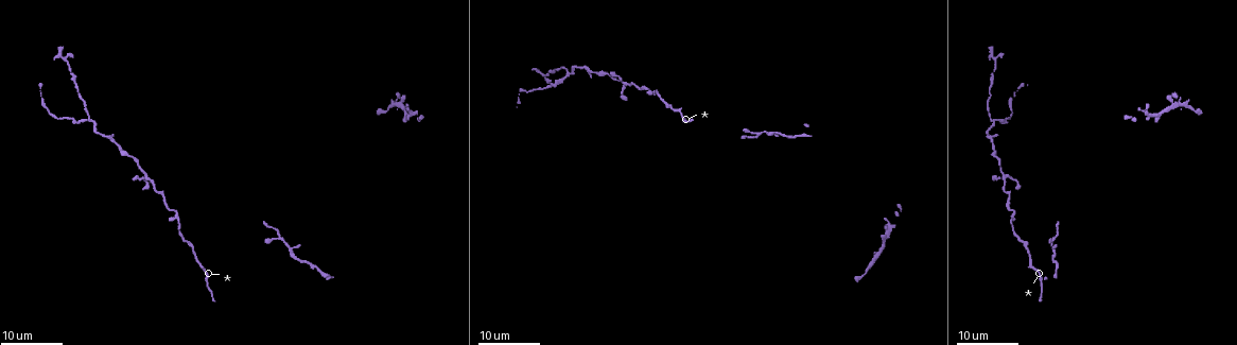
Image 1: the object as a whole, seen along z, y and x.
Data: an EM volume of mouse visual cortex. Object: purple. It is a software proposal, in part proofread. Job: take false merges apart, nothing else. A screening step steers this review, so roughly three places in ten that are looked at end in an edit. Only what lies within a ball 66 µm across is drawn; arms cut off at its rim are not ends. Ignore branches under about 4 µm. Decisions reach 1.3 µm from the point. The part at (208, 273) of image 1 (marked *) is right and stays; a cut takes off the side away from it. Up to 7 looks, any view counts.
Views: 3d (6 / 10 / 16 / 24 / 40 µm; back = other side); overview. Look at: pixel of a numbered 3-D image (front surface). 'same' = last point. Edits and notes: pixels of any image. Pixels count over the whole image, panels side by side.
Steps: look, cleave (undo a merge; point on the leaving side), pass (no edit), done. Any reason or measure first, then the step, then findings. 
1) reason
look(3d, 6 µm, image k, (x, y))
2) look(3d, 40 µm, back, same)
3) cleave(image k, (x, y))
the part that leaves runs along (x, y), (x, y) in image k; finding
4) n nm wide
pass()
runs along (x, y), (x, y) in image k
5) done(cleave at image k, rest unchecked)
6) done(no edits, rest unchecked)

looks like a crossing
look(3d, 24 µm, image 1, (1006, 174))

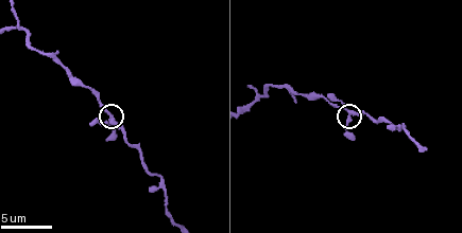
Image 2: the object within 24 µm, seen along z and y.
zoom in
look(3d, 10 µm, image 2, (348, 114))

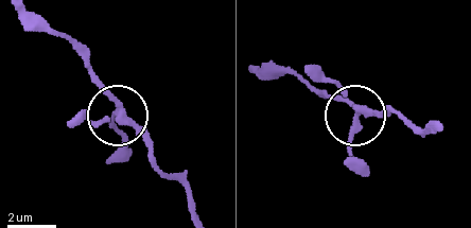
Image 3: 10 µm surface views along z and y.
4 arms
pass()
all the same neuron

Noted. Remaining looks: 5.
thick turns thin
look(3d, 10 µm, image 2, (323, 99))

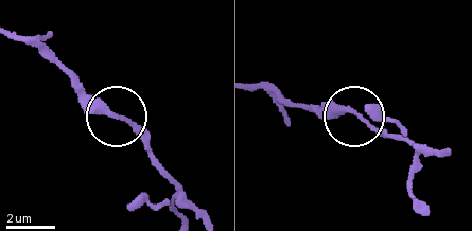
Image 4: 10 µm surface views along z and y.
pass()
runs along (446, 149), (385, 137), (345, 112), (310, 112) in image 4; one neuron here

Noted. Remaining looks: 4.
two arms in line, one across
look(3d, 24 µm, image 1, (289, 249))

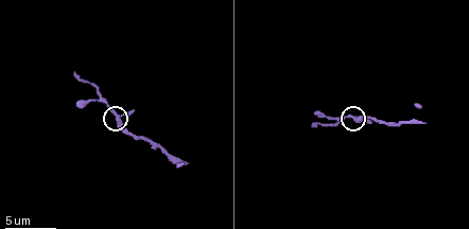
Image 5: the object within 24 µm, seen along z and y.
closer look
look(3d, 6 µm, image 5, (120, 118))

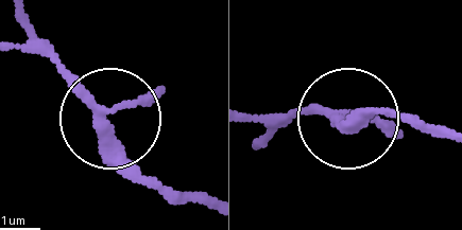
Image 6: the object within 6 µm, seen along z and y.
side arm 10 µm
pass()
all the same neuron

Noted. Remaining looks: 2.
done(no edits, rest unchecked)

